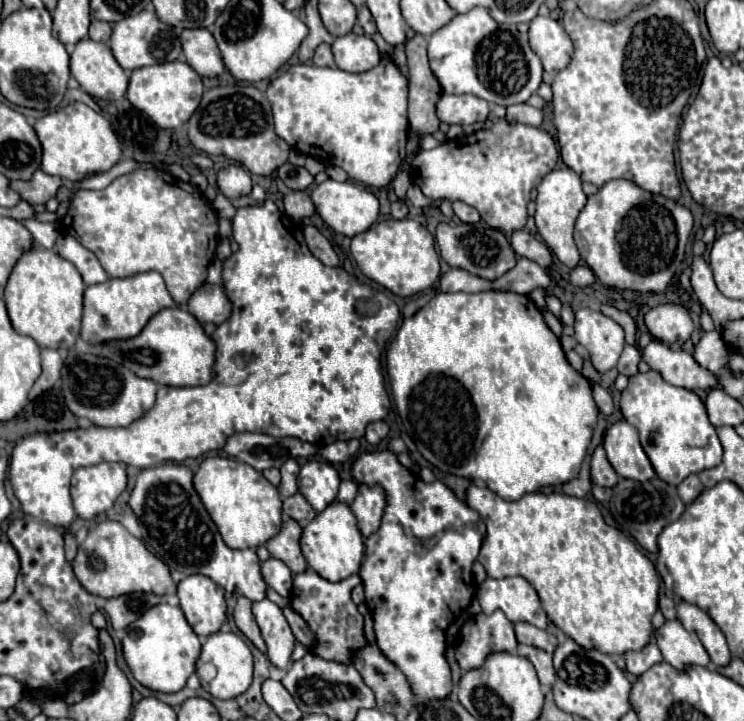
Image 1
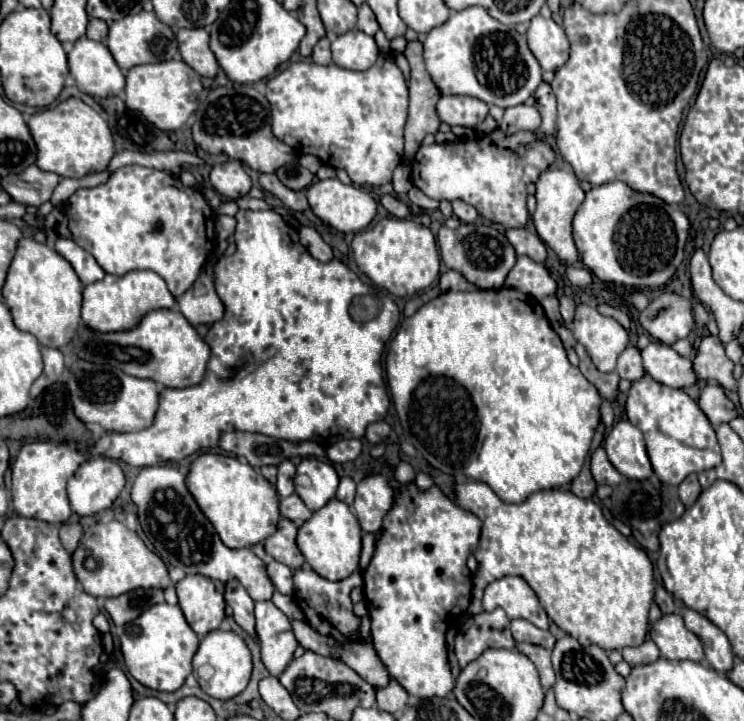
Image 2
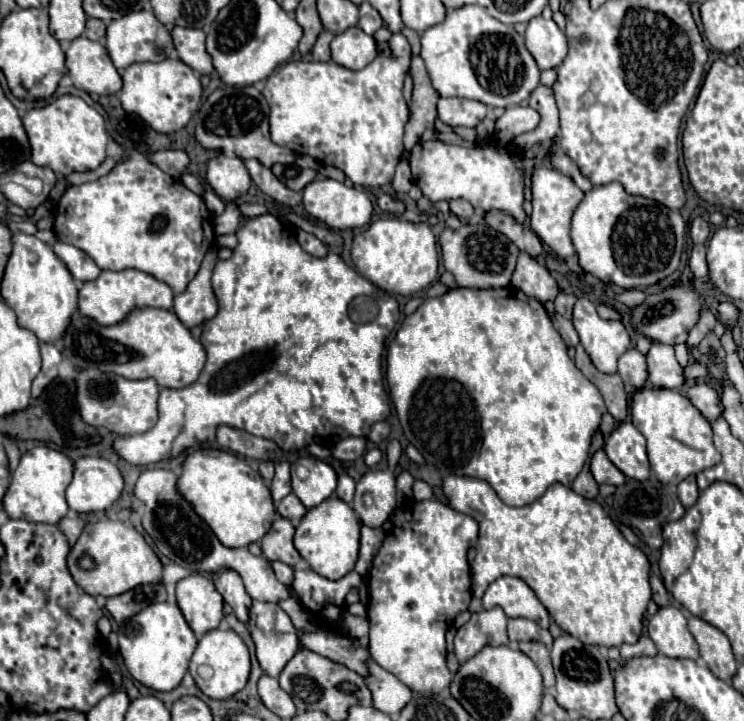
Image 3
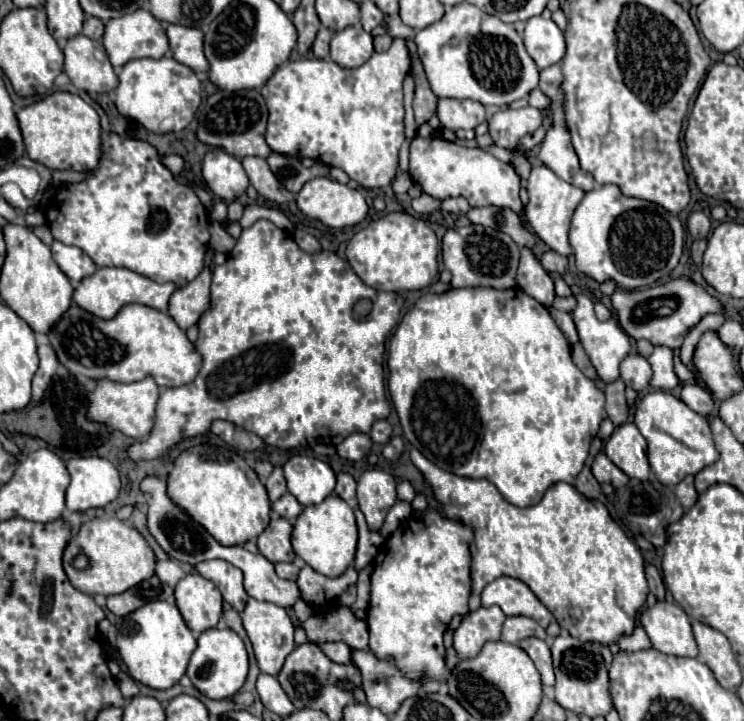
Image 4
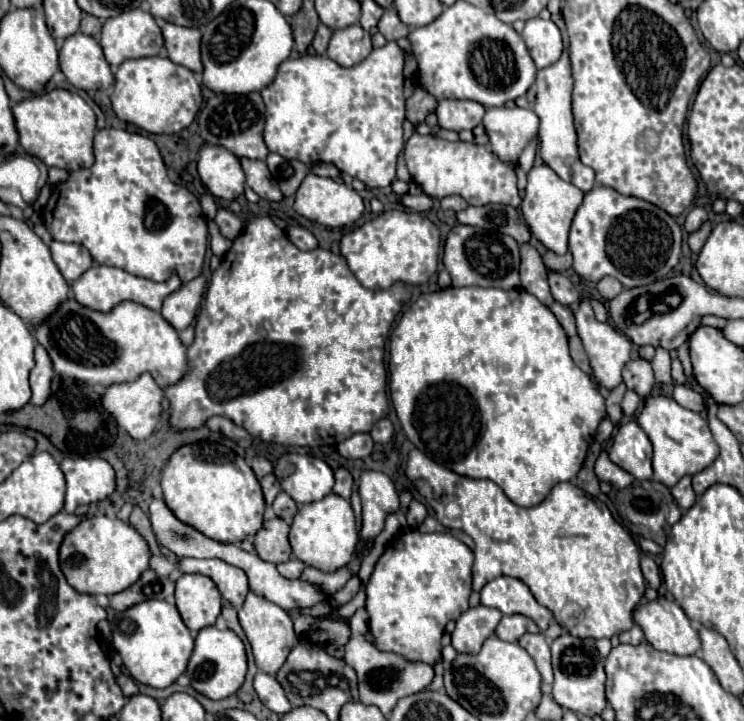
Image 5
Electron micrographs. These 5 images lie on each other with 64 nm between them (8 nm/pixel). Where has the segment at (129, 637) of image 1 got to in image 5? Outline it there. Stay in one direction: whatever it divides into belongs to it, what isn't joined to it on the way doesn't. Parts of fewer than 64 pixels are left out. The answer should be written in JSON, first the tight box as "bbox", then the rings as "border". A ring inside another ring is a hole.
{"bbox":[112,600,194,688],"border":[[[148,600],[118,614],[112,626],[112,644],[122,656],[122,662],[130,676],[152,688],[166,688],[180,674],[184,674],[188,658],[194,650],[194,638],[184,626],[174,604],[166,600]]]}

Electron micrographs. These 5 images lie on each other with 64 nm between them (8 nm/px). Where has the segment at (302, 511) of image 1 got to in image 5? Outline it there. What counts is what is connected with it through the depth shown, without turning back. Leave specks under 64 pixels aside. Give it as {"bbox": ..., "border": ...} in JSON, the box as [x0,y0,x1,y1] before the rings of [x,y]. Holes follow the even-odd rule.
{"bbox":[272,492,298,524],"border":[[[280,492],[280,494],[276,496],[272,508],[274,508],[274,514],[276,514],[276,516],[280,516],[284,522],[290,524],[292,518],[294,518],[294,514],[296,514],[296,510],[298,510],[298,504],[296,504],[288,494]]]}

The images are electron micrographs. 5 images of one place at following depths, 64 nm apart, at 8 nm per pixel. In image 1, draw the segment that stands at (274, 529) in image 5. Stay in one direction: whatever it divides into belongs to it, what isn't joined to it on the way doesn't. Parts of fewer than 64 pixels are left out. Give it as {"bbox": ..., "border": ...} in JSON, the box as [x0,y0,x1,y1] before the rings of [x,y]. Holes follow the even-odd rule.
{"bbox":[266,518,306,574],"border":[[[284,518],[280,532],[266,542],[270,556],[282,560],[292,570],[292,574],[306,570],[306,560],[300,552],[300,534],[302,526],[292,518]]]}

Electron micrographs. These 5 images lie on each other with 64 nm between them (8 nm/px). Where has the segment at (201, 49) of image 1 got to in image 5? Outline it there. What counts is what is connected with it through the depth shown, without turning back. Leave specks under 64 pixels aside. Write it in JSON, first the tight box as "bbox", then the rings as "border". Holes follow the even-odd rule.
{"bbox":[162,22,202,72],"border":[[[164,22],[162,36],[164,36],[164,48],[172,62],[186,66],[192,72],[202,72],[198,28],[184,28],[184,26]]]}

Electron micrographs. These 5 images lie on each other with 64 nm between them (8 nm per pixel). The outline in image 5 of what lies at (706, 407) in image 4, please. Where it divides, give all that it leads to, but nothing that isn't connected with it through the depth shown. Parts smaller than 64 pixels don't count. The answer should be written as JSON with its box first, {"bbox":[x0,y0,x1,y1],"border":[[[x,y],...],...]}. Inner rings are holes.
{"bbox":[672,384,704,412],"border":[[[674,384],[672,398],[680,406],[684,406],[684,408],[688,408],[692,412],[702,412],[702,408],[704,408],[704,396],[698,394],[690,384]]]}

